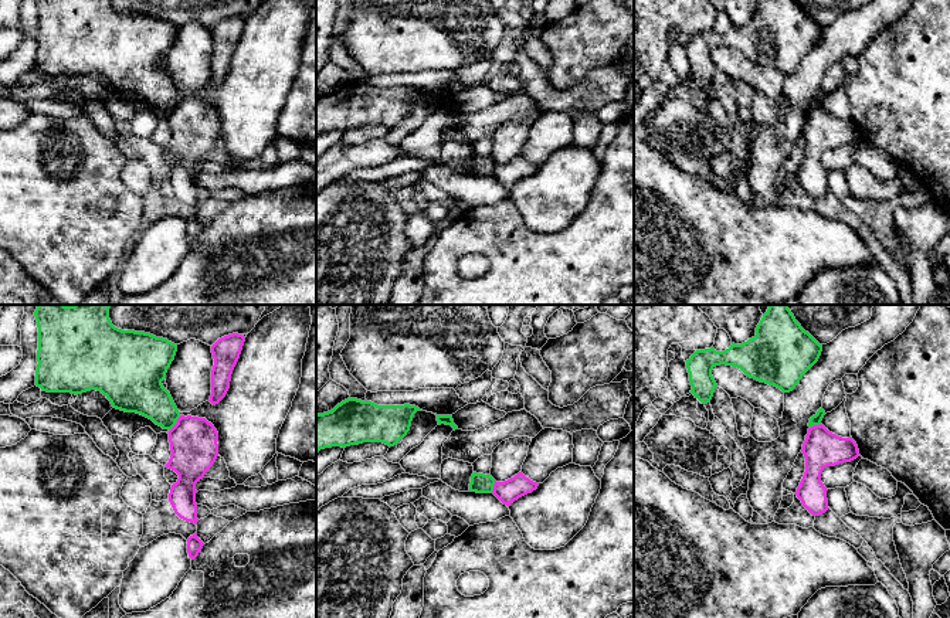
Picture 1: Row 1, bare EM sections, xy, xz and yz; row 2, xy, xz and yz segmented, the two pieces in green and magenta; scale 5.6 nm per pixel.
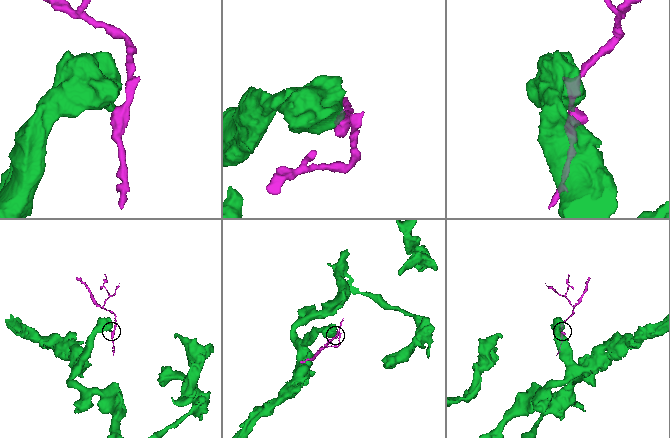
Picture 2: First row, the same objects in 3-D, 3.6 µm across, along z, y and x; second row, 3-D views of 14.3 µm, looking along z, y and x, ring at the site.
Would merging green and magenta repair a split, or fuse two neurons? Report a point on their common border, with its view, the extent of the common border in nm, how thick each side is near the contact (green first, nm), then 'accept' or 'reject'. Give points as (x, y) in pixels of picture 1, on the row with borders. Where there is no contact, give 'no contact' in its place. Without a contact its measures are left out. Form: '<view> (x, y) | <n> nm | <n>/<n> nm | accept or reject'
xz (492, 486) | 80 nm | 110/130 nm | reject

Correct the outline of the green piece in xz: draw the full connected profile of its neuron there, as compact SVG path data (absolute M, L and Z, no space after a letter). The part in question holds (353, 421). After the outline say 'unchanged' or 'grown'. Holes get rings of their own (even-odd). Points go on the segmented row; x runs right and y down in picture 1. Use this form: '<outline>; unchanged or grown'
M347 398L332 411L316 414L316 452L332 446L350 446L363 442L383 442L394 446L410 431L413 417L423 411L415 405L377 405L371 401Z; unchanged

